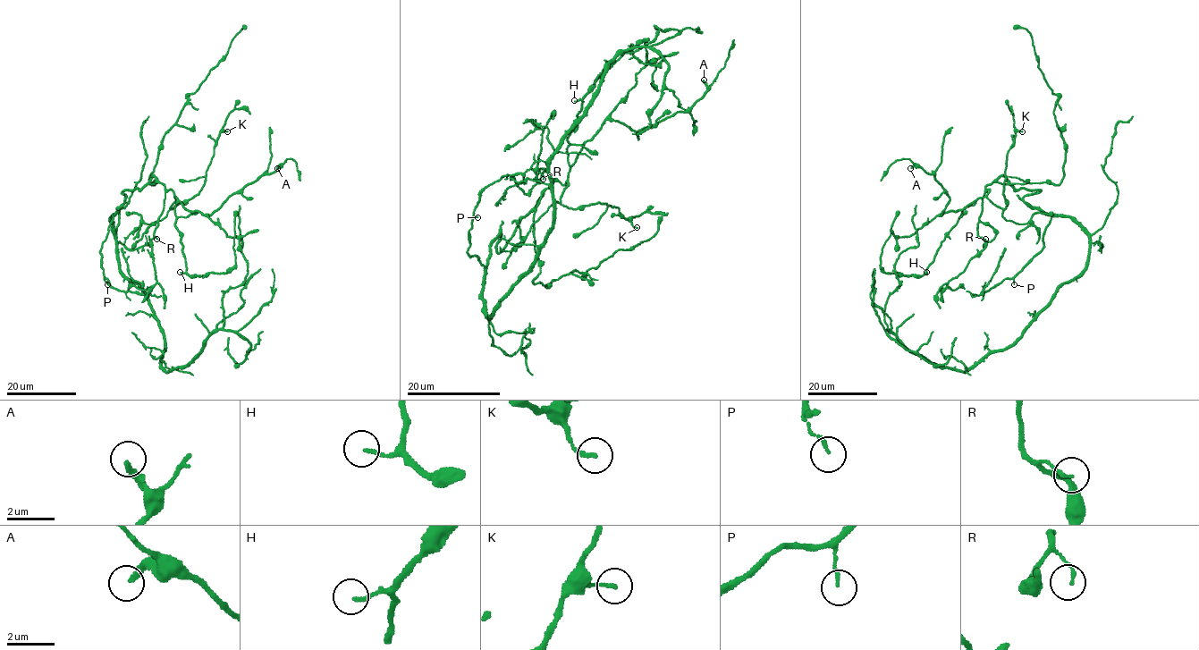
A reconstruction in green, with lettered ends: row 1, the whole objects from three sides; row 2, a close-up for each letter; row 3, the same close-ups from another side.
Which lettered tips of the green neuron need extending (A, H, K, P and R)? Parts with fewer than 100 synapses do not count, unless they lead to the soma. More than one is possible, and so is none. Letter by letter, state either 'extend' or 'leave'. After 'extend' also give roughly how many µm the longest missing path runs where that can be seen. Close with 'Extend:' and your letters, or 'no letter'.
A: leave
H: leave
K: leave
P: leave
R: leave
Extend: no letter

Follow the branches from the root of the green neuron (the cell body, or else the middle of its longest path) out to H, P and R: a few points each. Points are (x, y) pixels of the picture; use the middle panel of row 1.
H: (490, 315), (491, 242), (499, 229), (499, 252), (553, 180), (566, 182), (582, 103), (574, 100)
P: (490, 315), (483, 298), (484, 267), (476, 256), (468, 253), (472, 217), (477, 217)
R: (490, 315), (483, 279), (491, 242), (499, 229), (499, 252), (536, 209), (554, 176), (540, 168), (543, 179)

